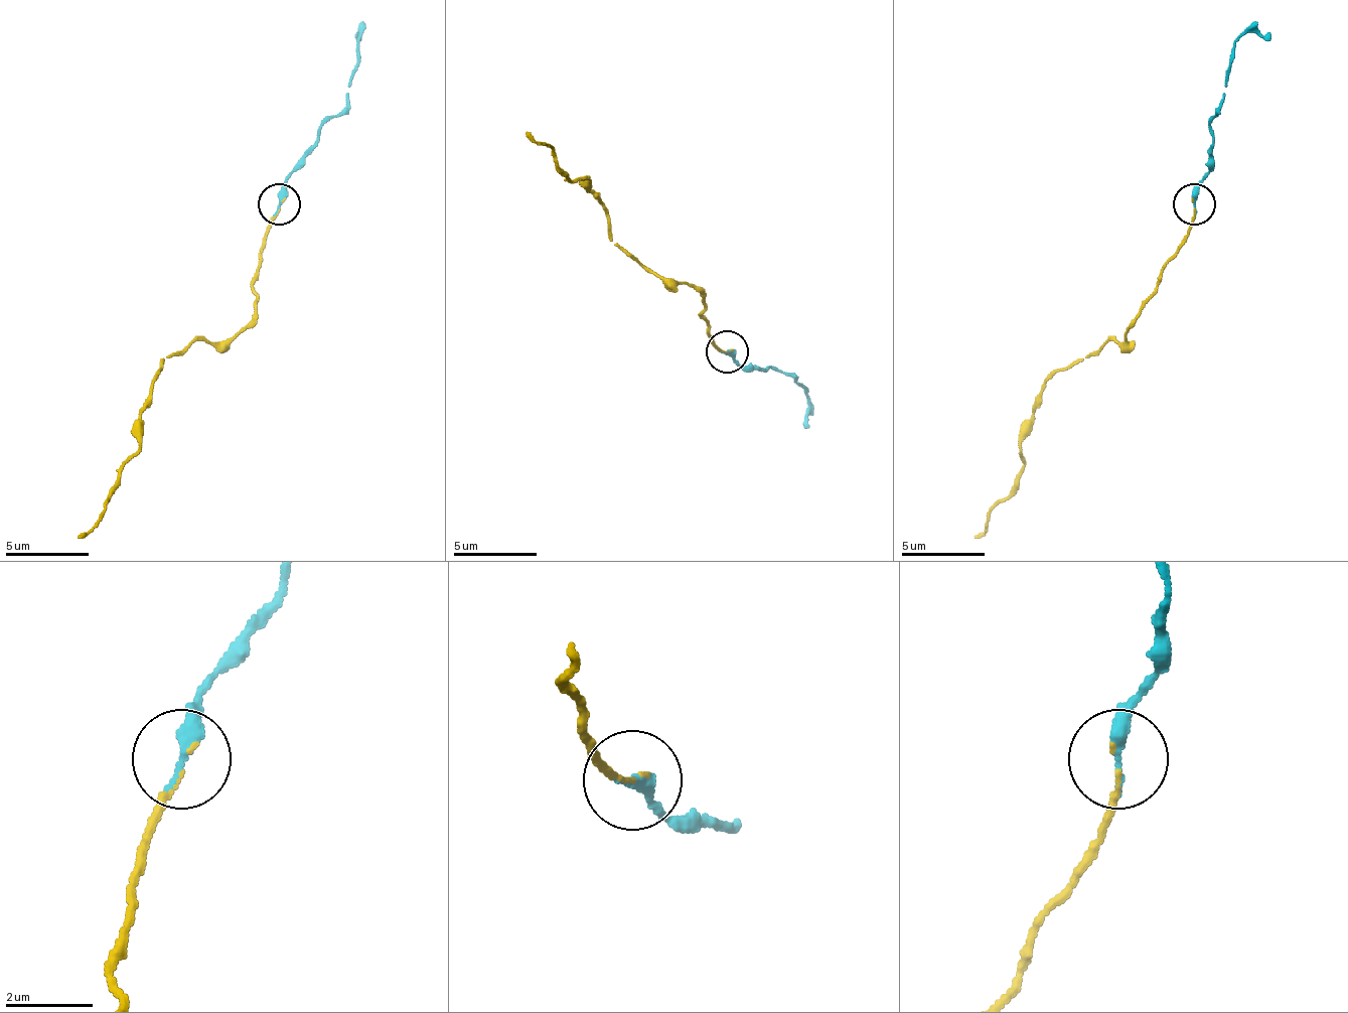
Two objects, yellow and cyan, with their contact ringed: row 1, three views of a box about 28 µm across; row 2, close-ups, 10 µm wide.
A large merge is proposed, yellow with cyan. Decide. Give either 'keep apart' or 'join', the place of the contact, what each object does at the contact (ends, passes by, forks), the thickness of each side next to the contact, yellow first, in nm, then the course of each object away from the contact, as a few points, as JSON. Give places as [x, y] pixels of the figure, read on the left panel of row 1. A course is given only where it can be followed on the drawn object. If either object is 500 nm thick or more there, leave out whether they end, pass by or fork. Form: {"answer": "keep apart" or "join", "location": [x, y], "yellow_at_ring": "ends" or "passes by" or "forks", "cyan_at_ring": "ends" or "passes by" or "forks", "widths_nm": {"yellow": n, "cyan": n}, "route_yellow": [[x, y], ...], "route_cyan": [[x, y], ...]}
{"answer": "join", "location": [279, 204], "yellow_at_ring": "ends", "cyan_at_ring": "ends", "widths_nm": {"yellow": 60, "cyan": 360}, "route_yellow": [[278, 209], [253, 285], [257, 314], [161, 365], [140, 415], [140, 448], [102, 516], [77, 536]], "route_cyan": [[278, 205], [316, 130], [349, 96], [361, 37]]}

